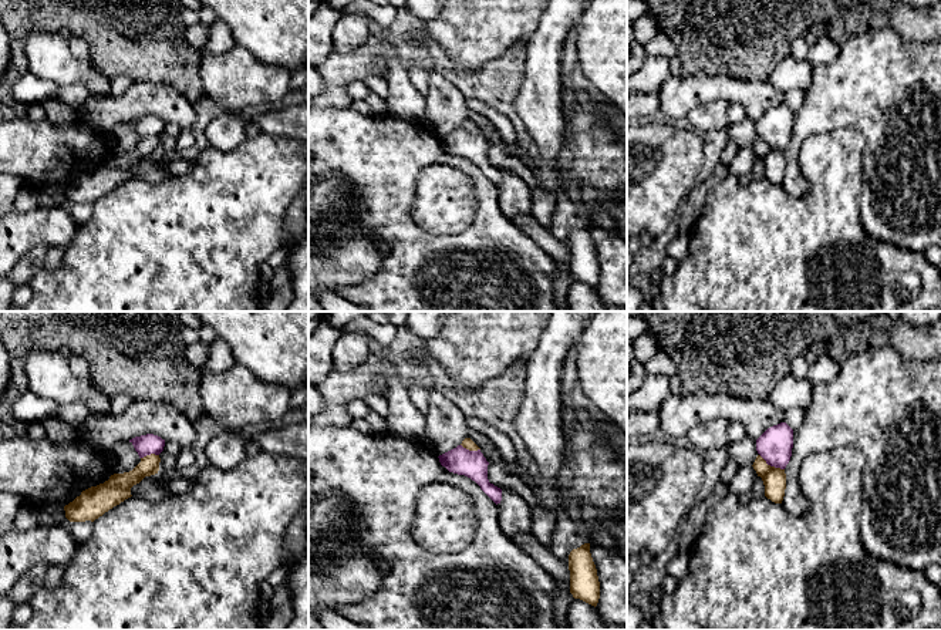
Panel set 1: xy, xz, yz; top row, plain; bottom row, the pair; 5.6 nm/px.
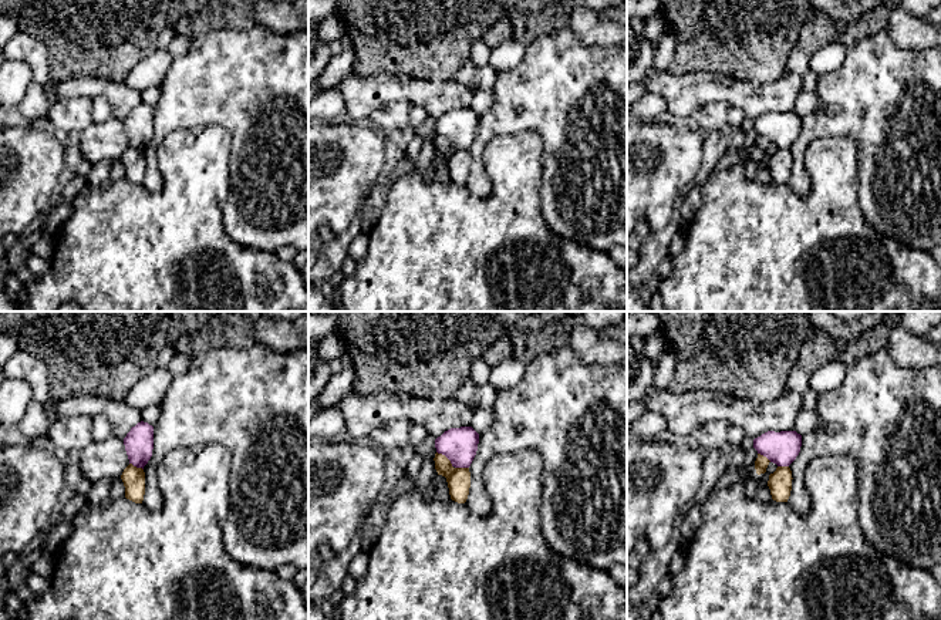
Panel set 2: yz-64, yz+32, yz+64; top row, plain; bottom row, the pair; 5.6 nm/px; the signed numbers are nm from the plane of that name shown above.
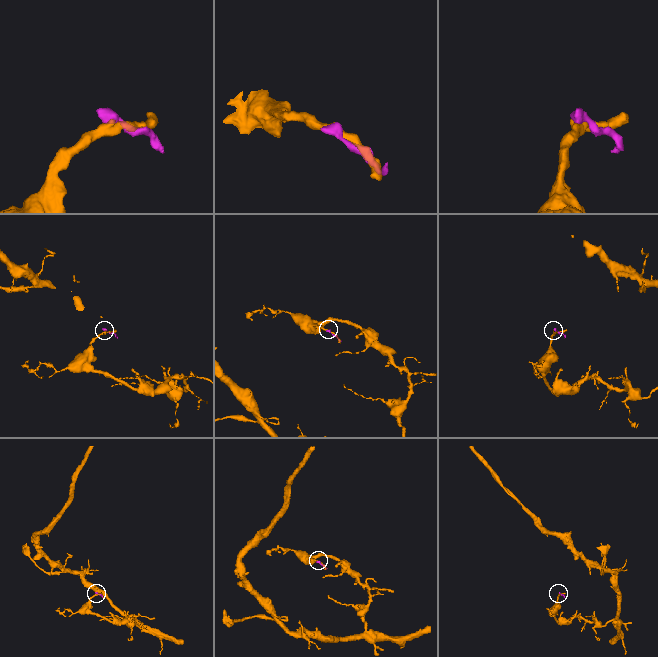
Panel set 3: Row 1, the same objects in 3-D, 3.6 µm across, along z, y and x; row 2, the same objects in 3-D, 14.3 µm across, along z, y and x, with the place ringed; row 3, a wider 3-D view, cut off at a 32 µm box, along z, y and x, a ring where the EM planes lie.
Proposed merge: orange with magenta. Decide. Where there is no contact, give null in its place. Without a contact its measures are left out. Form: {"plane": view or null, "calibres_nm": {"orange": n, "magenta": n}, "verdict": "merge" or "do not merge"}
{"plane": "yz", "calibres_nm": {"orange": 130, "magenta": 190}, "verdict": "do not merge"}

